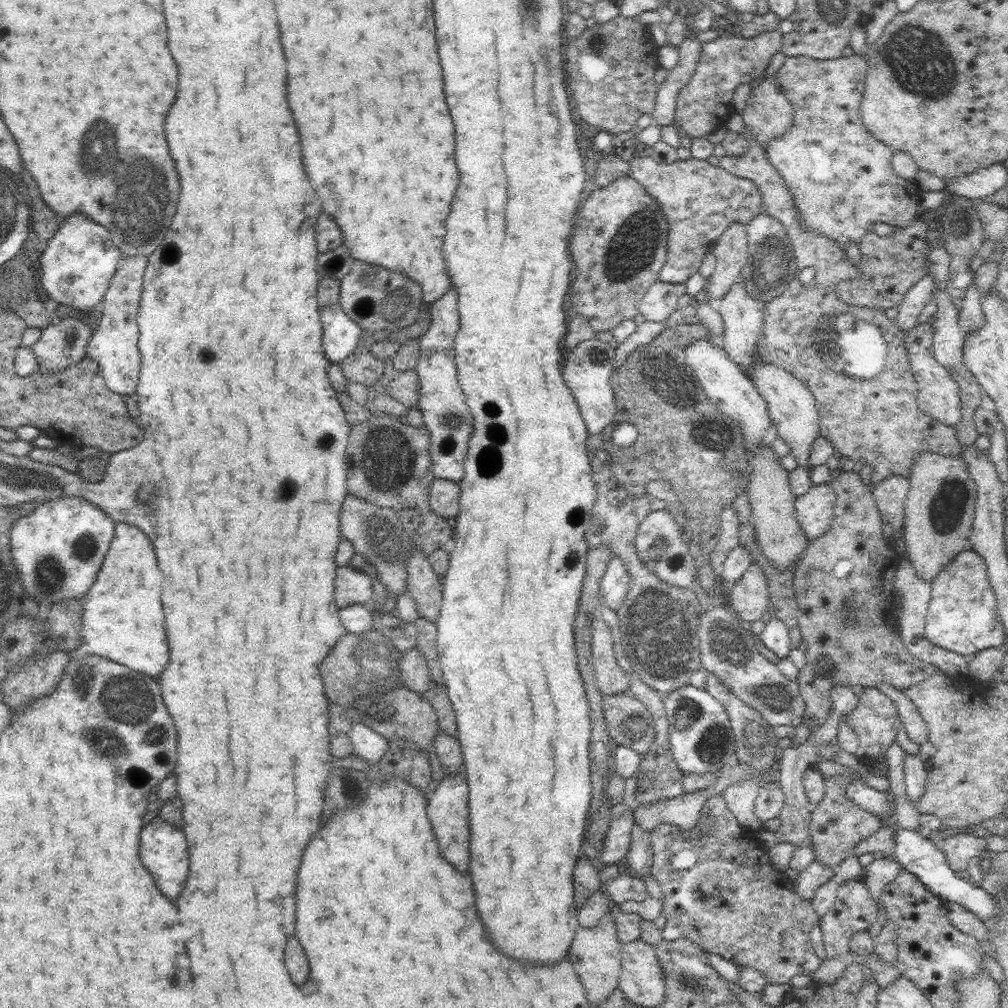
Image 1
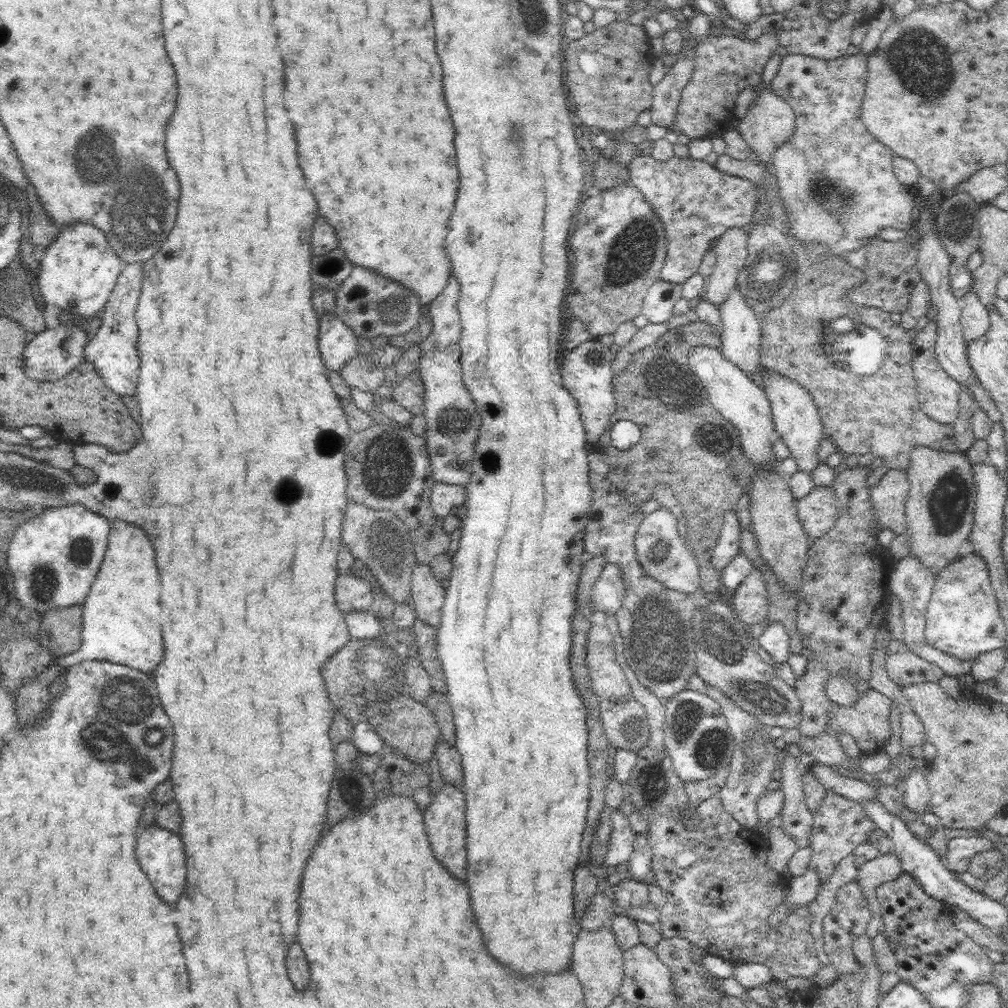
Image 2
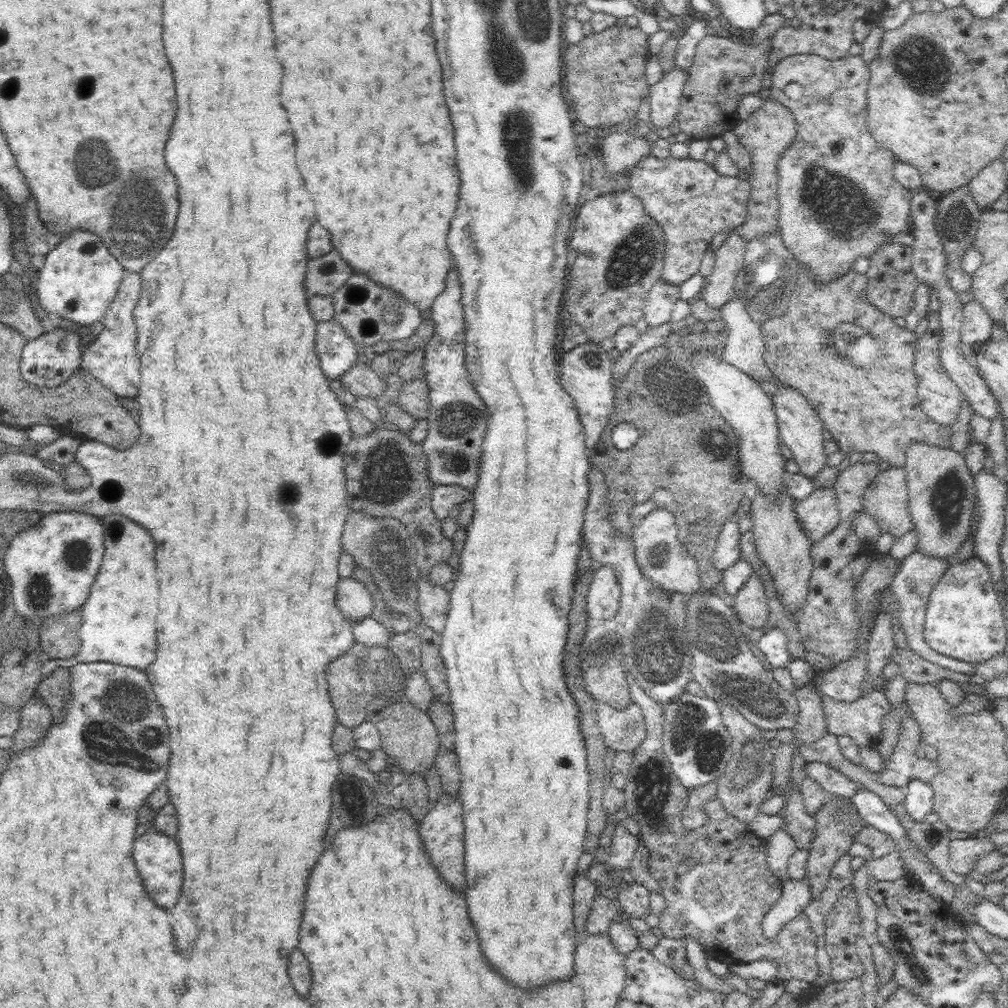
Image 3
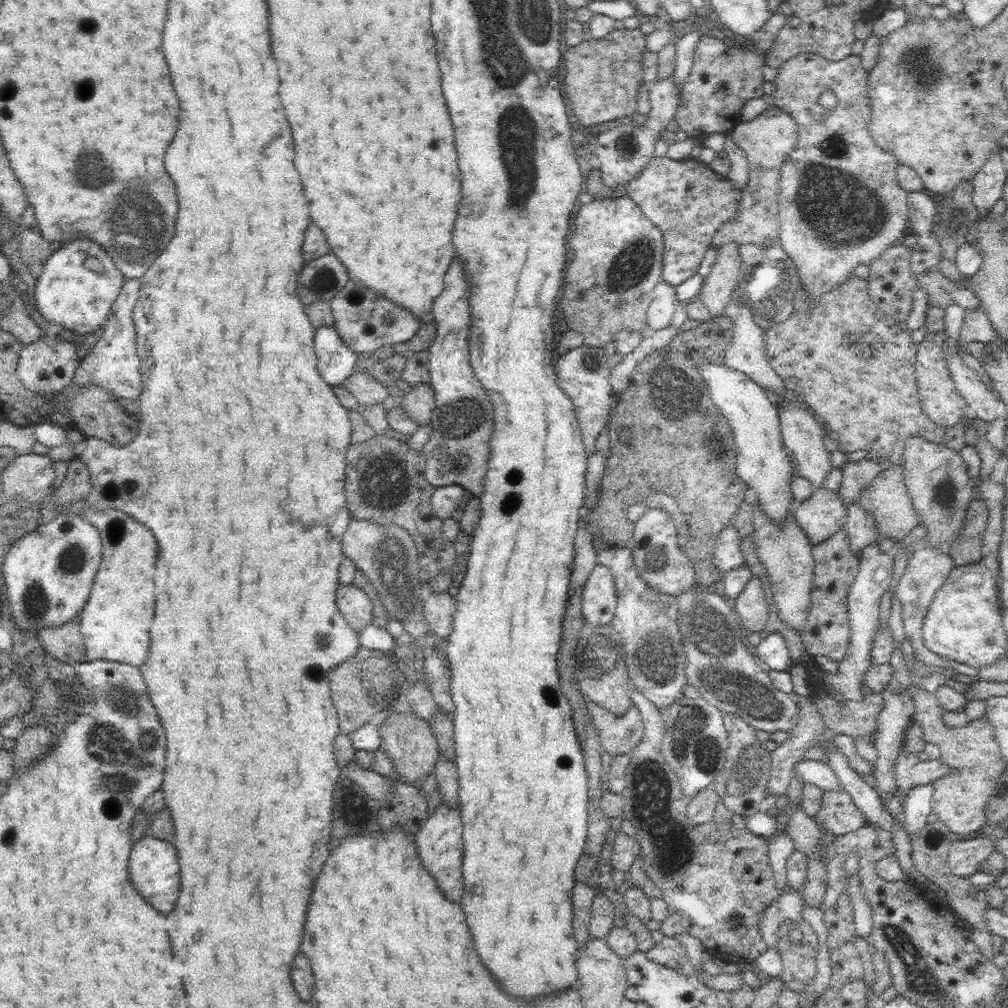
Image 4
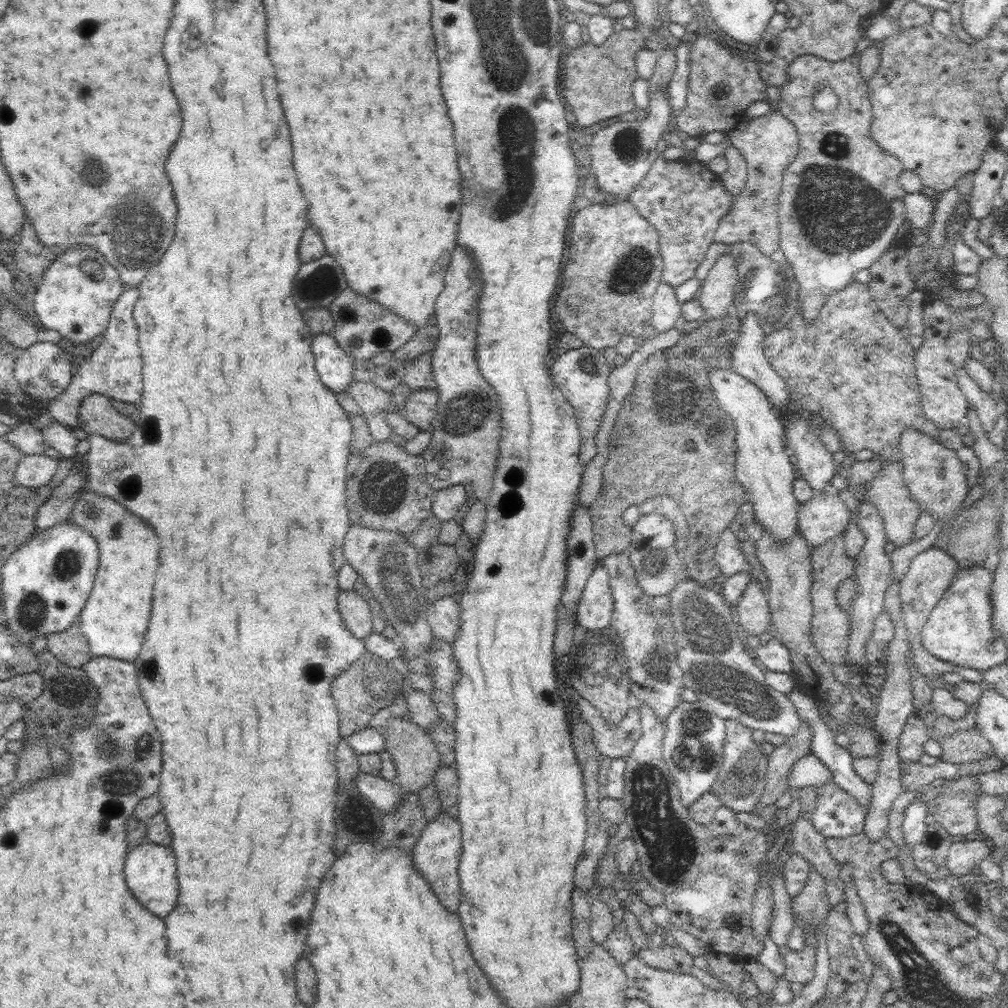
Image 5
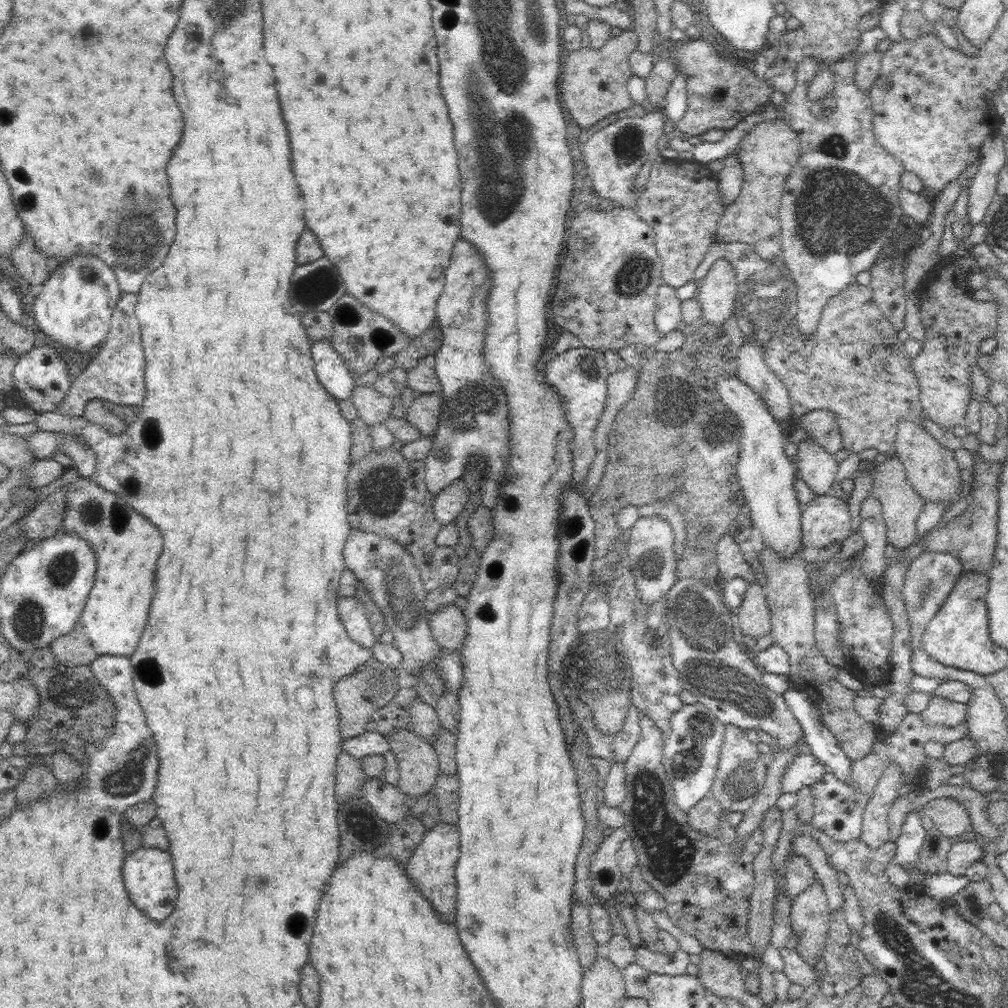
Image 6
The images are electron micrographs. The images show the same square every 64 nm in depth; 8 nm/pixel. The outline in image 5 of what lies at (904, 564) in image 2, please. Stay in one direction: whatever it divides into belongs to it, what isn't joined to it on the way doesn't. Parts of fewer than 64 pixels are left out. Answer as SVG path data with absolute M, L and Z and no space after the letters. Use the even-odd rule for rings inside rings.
M931 546L929 550L923 550L919 552L911 564L909 564L909 570L905 572L905 576L901 578L901 586L899 586L899 598L901 598L901 616L903 616L903 624L905 624L905 634L907 634L907 642L911 646L911 652L913 652L913 664L915 664L915 670L917 674L921 674L921 678L929 676L929 674L947 674L947 672L955 672L959 674L965 682L971 682L971 684L981 684L983 680L983 672L979 670L971 670L971 668L961 668L961 666L955 666L955 664L947 664L947 662L941 662L937 658L933 658L923 646L921 646L921 630L923 630L923 624L927 622L929 614L933 612L935 604L939 602L939 598L945 594L945 590L949 588L951 584L951 578L953 574L959 570L955 558L951 558L945 550L939 550L935 546Z

